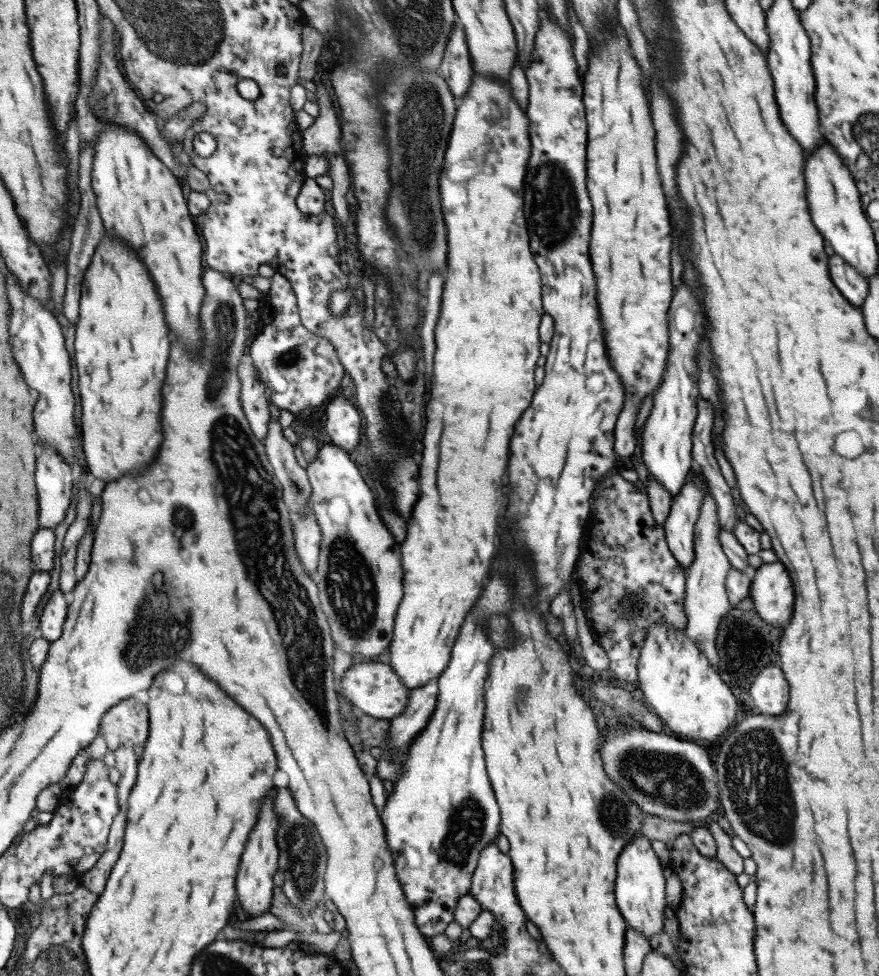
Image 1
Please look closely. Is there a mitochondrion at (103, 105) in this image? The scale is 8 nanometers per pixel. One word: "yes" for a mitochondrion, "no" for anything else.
yes

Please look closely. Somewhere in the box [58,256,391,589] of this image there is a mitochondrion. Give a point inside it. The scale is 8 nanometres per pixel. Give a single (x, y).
(225, 313)

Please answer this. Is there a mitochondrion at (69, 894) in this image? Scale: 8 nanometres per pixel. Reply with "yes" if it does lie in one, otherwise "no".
no

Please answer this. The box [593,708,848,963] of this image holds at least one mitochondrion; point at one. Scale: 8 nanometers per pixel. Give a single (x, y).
(756, 780)

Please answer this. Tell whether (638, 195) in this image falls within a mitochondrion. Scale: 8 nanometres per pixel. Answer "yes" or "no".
no

